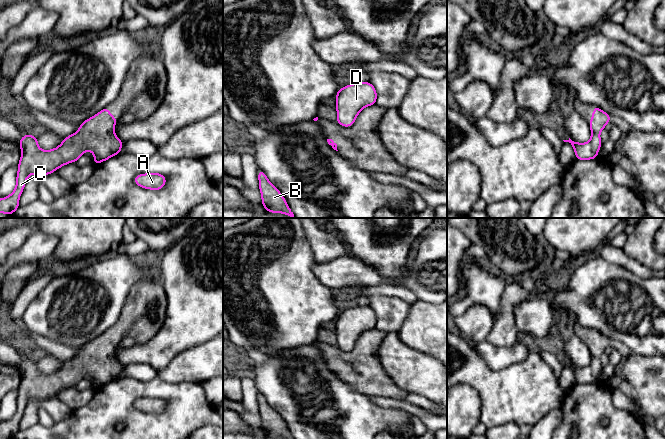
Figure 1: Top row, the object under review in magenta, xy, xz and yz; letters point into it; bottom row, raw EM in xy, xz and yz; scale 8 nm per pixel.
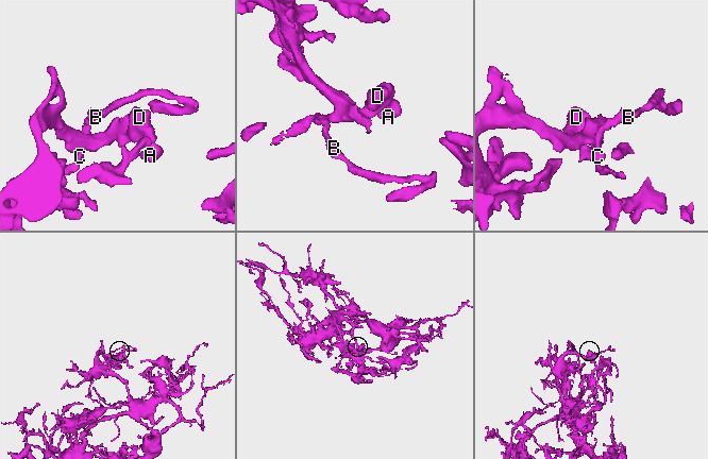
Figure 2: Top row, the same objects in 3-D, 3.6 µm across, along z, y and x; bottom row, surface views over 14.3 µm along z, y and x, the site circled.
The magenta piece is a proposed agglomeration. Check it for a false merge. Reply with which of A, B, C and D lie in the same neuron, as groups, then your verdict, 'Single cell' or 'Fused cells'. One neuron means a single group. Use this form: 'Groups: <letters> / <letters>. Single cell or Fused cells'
Groups: A B C D. Single cell

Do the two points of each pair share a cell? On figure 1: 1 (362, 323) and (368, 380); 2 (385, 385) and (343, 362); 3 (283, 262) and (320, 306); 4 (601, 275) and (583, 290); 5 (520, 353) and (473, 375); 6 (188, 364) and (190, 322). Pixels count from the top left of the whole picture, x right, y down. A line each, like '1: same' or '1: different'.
1: same
2: same
3: same
4: same
5: different
6: different

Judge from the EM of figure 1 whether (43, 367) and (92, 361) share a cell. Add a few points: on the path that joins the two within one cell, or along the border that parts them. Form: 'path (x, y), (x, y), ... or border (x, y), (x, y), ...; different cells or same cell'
border (63, 363), (51, 373), (39, 371); different cells

